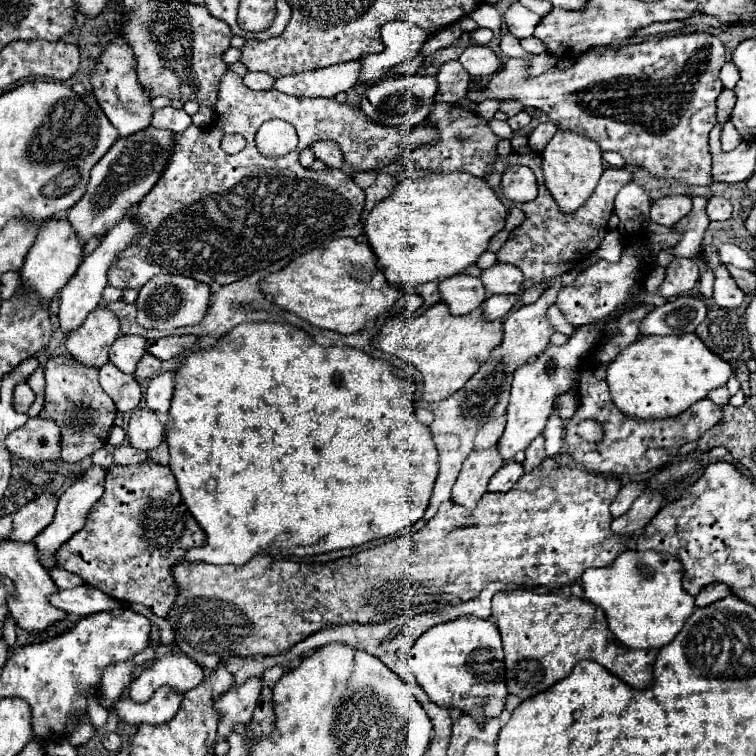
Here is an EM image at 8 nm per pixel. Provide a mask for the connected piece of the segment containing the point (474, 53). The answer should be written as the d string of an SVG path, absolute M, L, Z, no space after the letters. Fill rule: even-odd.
M470 46L462 52L460 64L472 76L490 76L502 68L500 58L494 54L490 46Z

